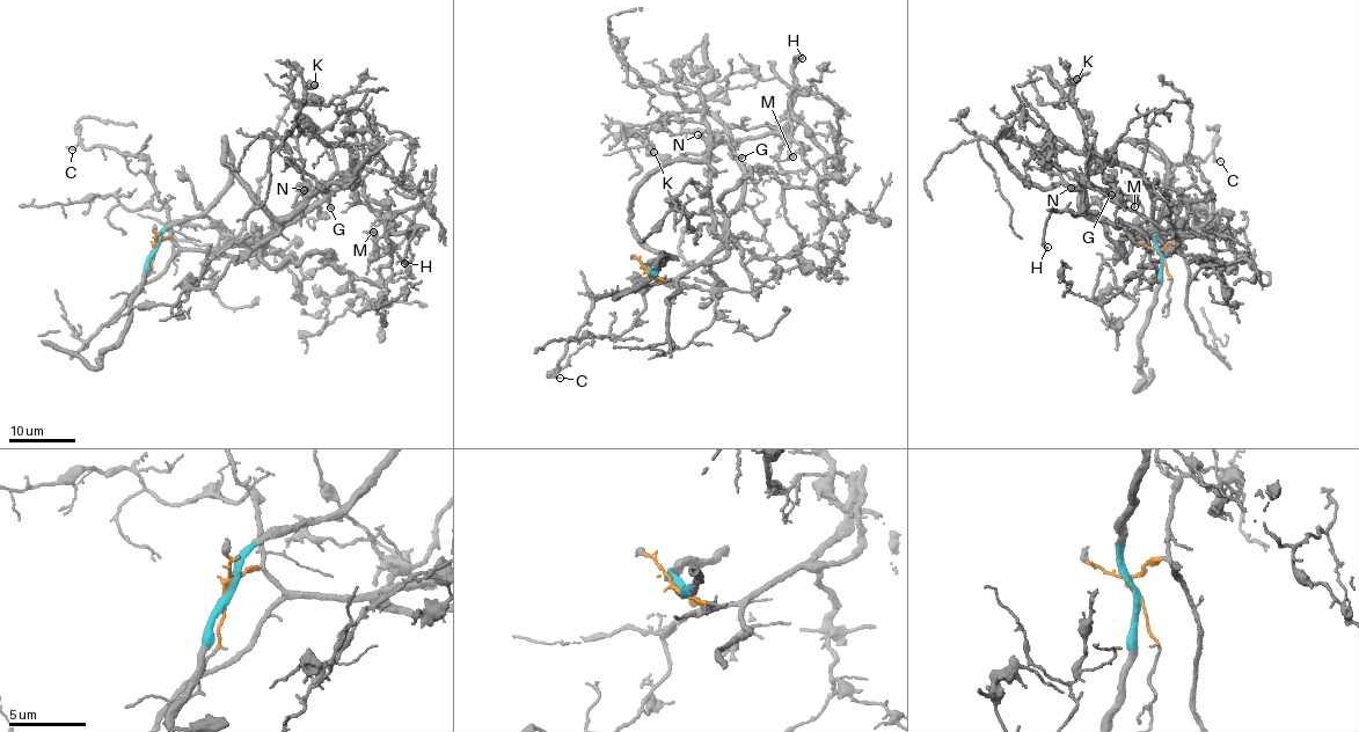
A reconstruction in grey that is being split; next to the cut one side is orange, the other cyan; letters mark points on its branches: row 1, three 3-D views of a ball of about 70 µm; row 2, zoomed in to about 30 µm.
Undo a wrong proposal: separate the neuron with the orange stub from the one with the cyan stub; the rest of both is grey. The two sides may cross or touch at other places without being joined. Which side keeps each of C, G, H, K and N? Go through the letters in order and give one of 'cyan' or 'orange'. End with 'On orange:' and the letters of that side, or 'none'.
C: orange
G: cyan
H: orange
K: cyan
N: cyan
On orange: C, H

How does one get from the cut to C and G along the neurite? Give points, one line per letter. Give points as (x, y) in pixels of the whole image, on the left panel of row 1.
C: (154, 248), (168, 235), (168, 206), (159, 197), (146, 162), (100, 146), (85, 149), (79, 141), (72, 149)
G: (154, 248), (231, 177), (224, 138), (228, 168), (274, 217), (321, 189), (330, 191), (331, 209)

